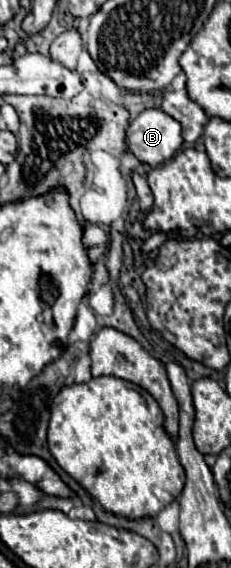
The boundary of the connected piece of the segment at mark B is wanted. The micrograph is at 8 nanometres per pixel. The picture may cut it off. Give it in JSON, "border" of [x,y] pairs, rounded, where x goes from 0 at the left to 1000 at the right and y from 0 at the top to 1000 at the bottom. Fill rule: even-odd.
{"border":[[[628,192],[550,227],[558,266],[628,290],[688,290],[740,280],[792,255],[784,220],[697,192]]]}

